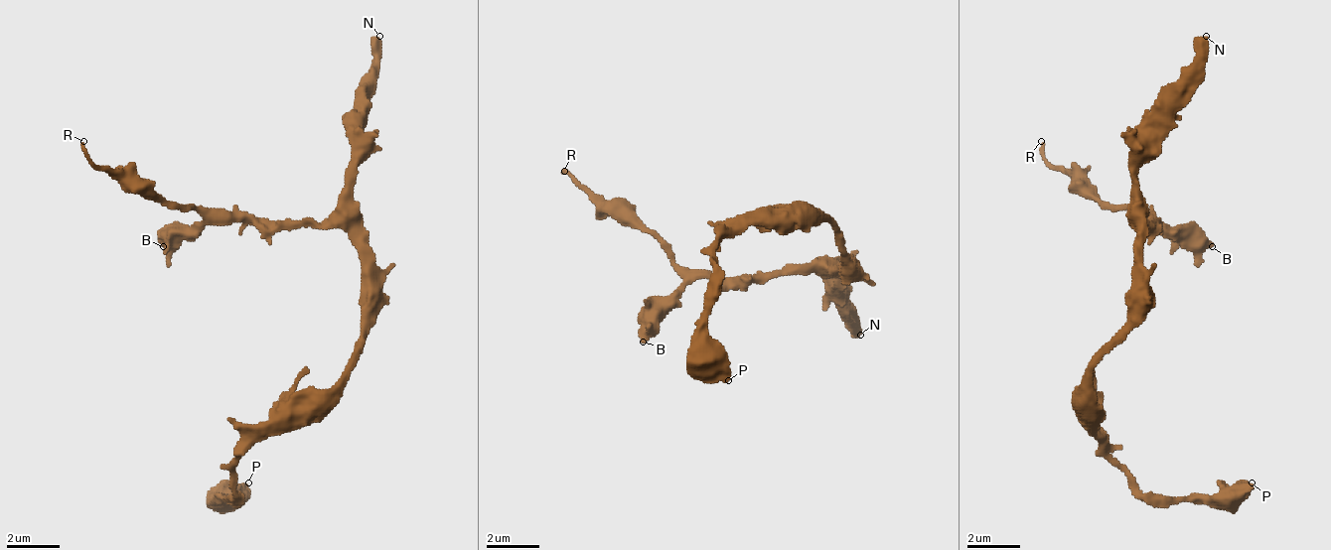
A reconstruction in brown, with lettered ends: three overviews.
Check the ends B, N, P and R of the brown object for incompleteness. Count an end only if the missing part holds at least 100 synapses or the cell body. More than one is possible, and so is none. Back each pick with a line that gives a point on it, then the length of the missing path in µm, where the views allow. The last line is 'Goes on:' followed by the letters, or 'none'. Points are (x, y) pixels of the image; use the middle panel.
N: at (860, 335); about 200 µm are missing
Goes on: N

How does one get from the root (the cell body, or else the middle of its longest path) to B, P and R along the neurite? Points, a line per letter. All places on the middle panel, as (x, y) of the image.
B: (840, 269), (775, 269), (768, 276), (695, 276), (669, 302), (669, 315), (643, 342)
P: (840, 269), (840, 236), (827, 223), (742, 223), (728, 229), (715, 242), (709, 276), (709, 354), (728, 380)
R: (840, 269), (775, 269), (768, 276), (689, 276), (643, 229), (610, 216), (564, 171)

